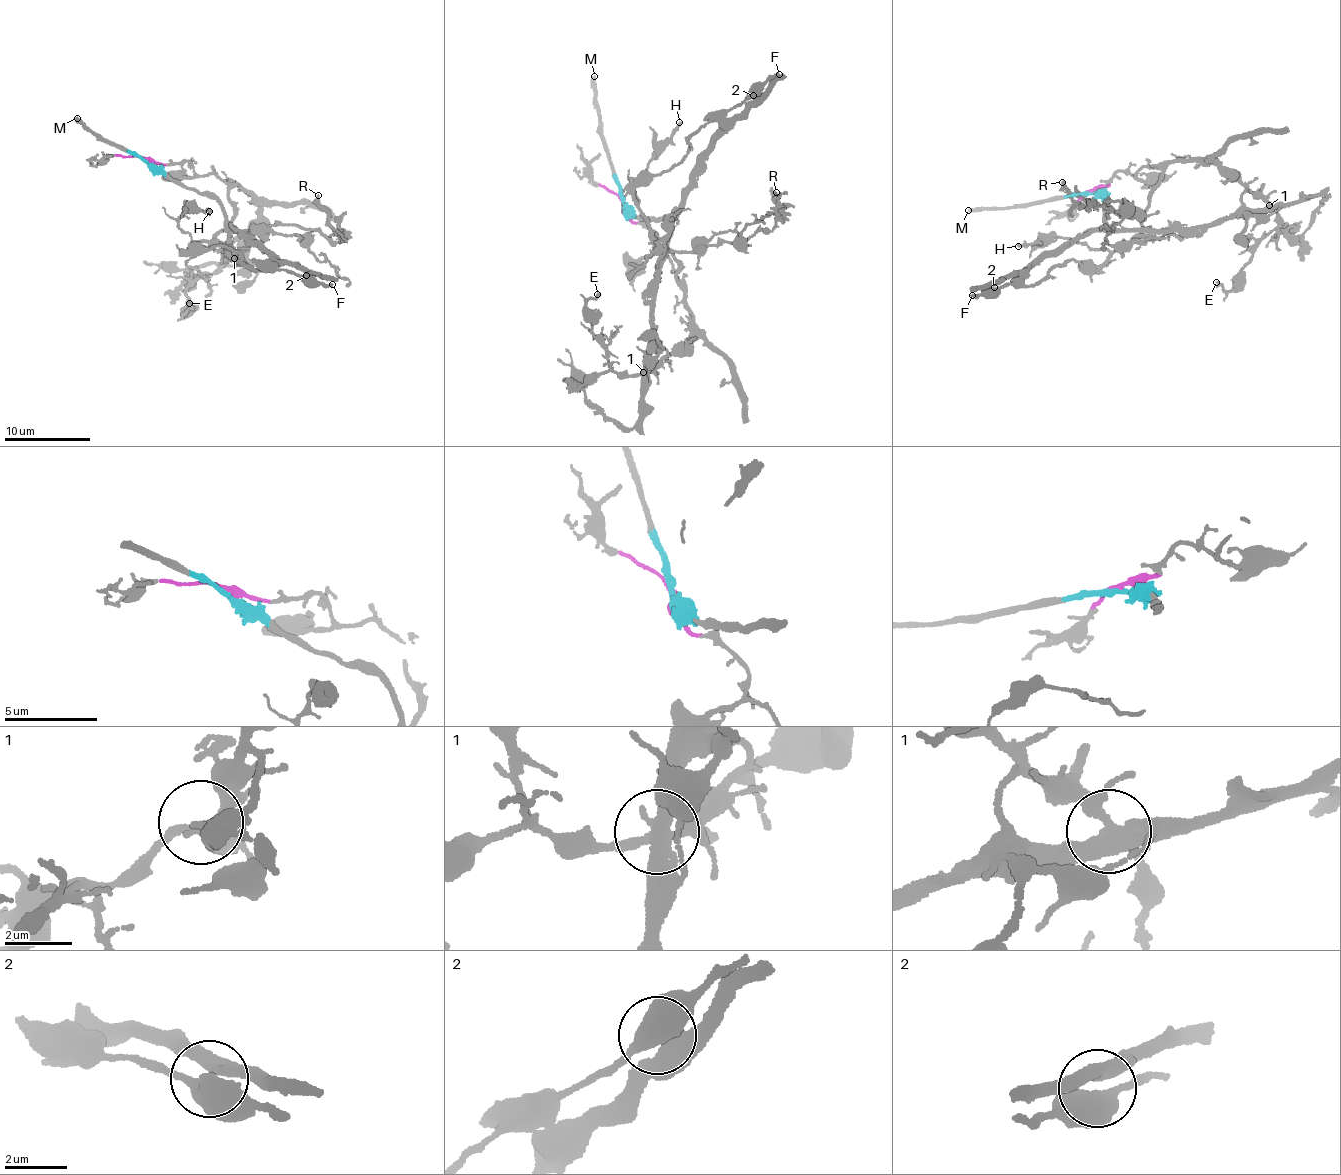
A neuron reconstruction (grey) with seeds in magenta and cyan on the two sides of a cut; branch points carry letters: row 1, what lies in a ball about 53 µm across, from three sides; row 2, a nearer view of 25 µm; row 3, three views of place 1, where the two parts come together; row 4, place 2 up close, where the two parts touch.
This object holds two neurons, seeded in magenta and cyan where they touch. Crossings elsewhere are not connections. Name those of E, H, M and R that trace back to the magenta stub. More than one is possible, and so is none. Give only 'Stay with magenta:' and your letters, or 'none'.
Stay with magenta: E, H, R

